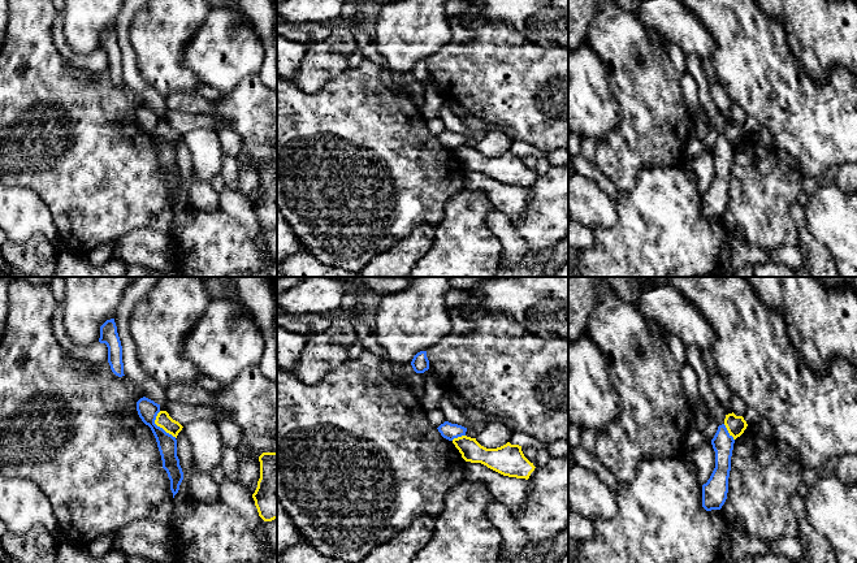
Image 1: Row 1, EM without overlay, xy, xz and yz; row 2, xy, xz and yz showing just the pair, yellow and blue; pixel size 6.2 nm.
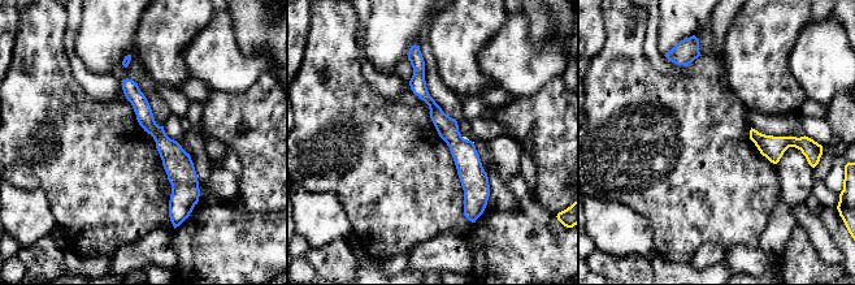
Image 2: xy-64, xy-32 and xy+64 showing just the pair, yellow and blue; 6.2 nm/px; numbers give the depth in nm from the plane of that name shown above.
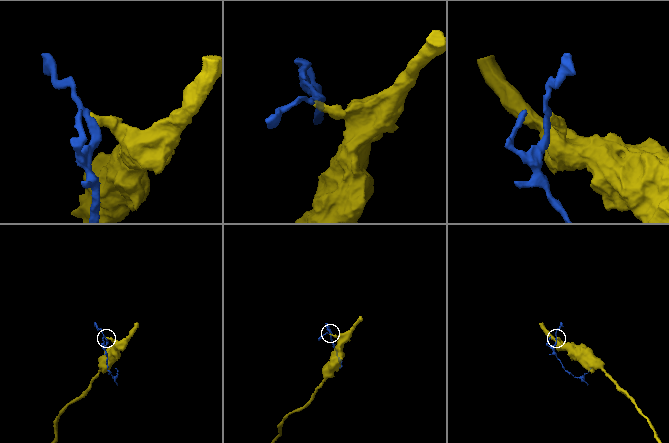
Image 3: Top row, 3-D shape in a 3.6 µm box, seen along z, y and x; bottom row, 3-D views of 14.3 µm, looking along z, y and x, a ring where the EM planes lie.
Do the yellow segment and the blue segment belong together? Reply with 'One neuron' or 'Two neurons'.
Two neurons

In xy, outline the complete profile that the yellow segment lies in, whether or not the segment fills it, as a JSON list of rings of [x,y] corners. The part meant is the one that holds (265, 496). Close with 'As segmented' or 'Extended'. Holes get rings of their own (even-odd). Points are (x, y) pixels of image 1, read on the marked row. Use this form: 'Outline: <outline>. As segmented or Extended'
Outline: [[[263,452],[259,462],[260,478],[252,498],[259,516],[272,521],[277,519],[277,452]]]. As segmented

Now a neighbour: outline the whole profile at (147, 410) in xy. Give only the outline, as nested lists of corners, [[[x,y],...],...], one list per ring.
[[[143,397],[137,402],[137,411],[142,421],[151,428],[156,438],[163,468],[166,471],[170,480],[170,490],[174,498],[183,480],[183,472],[177,456],[177,439],[155,424],[156,416],[160,412],[160,404]]]

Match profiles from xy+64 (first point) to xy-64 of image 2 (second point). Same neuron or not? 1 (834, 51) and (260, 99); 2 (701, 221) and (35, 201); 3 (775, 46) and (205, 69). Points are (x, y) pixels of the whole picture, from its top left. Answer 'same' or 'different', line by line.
1: different
2: different
3: different

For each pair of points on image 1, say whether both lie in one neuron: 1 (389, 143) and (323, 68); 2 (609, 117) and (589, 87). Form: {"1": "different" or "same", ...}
{"1": "different", "2": "same"}

